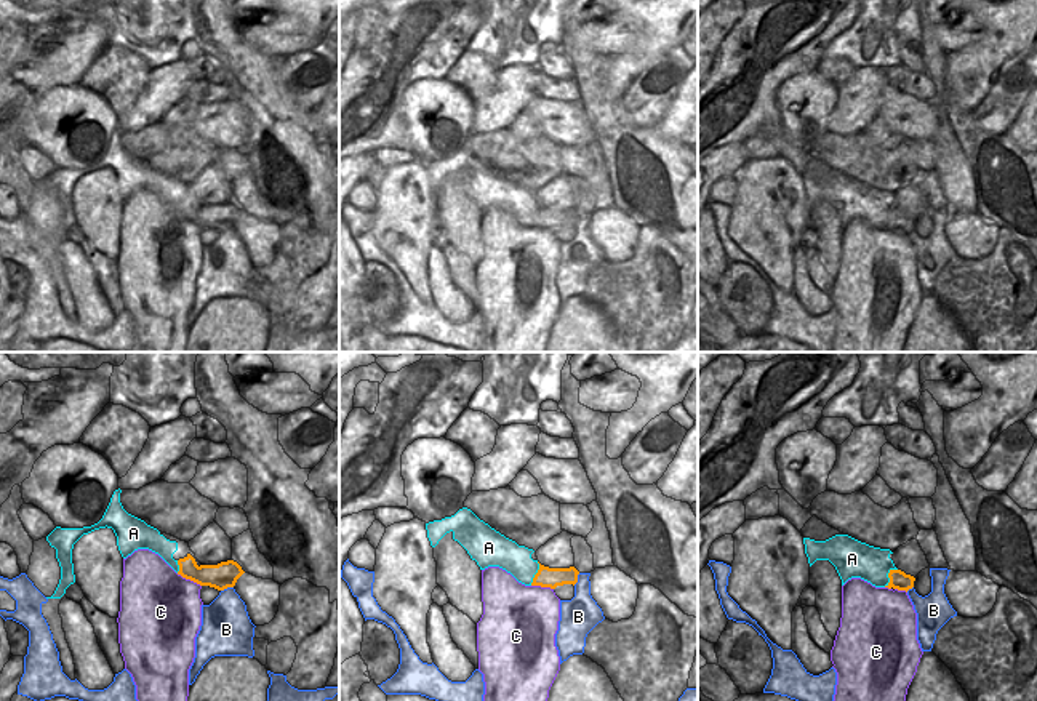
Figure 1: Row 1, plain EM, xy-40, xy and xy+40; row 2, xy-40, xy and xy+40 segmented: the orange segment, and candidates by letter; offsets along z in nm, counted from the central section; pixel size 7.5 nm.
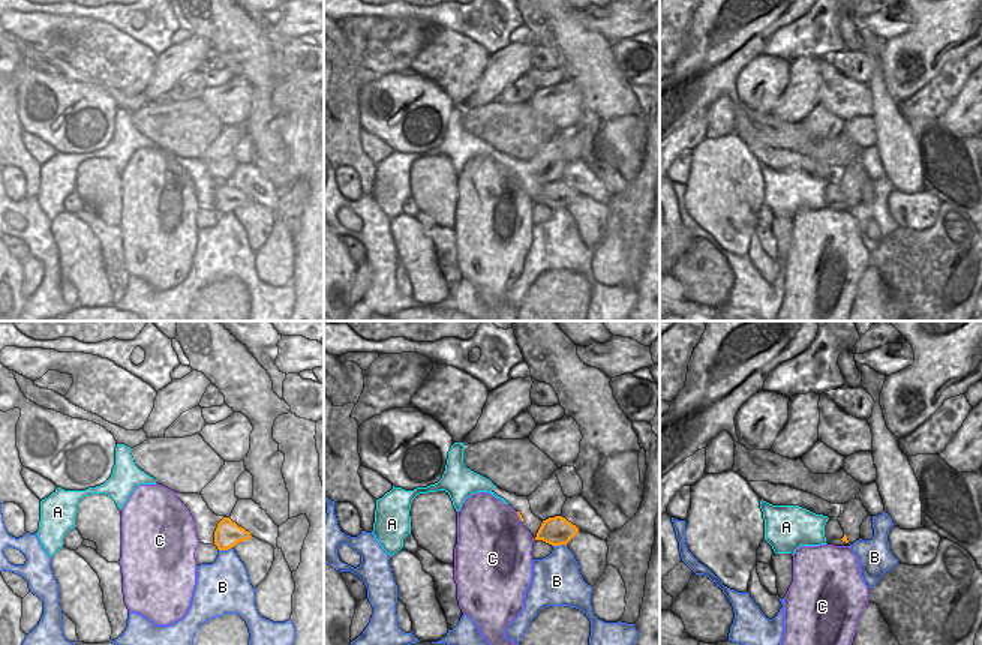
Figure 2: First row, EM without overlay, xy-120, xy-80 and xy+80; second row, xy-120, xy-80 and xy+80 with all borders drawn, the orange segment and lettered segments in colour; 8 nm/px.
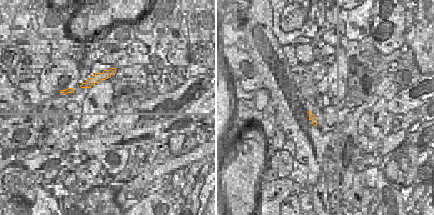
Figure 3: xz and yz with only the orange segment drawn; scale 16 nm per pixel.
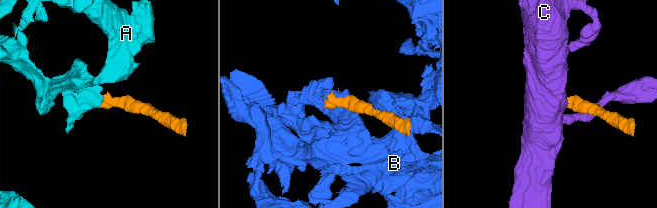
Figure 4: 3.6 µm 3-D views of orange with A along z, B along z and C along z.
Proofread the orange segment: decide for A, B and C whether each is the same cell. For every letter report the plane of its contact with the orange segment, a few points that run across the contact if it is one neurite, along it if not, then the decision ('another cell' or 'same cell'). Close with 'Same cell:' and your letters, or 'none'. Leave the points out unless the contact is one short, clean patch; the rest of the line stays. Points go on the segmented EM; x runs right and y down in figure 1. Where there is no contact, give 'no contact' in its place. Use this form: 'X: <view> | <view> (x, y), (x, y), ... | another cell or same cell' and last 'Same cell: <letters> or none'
A: xy+40 | xy+40 (896, 568), (888, 573), (888, 581), (884, 586) | another cell
B: xy-40 | another cell
C: xy-40 | xy-40 (176, 573), (200, 586) | another cell
Same cell: none

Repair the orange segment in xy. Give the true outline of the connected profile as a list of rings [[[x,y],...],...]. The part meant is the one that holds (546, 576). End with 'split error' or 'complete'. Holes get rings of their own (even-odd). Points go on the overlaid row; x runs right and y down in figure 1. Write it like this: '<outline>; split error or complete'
[[[539,563],[539,570],[533,578],[531,586],[551,587],[563,584],[576,584],[579,571],[575,567],[570,568],[549,568]]]; complete

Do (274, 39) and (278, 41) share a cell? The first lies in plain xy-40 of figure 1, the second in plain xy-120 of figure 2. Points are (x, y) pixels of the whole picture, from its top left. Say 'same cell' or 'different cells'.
different cells

